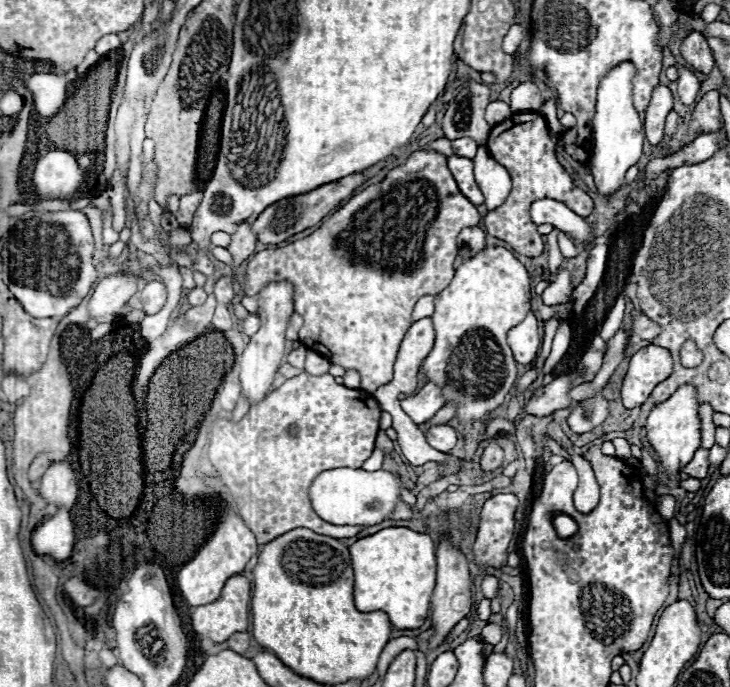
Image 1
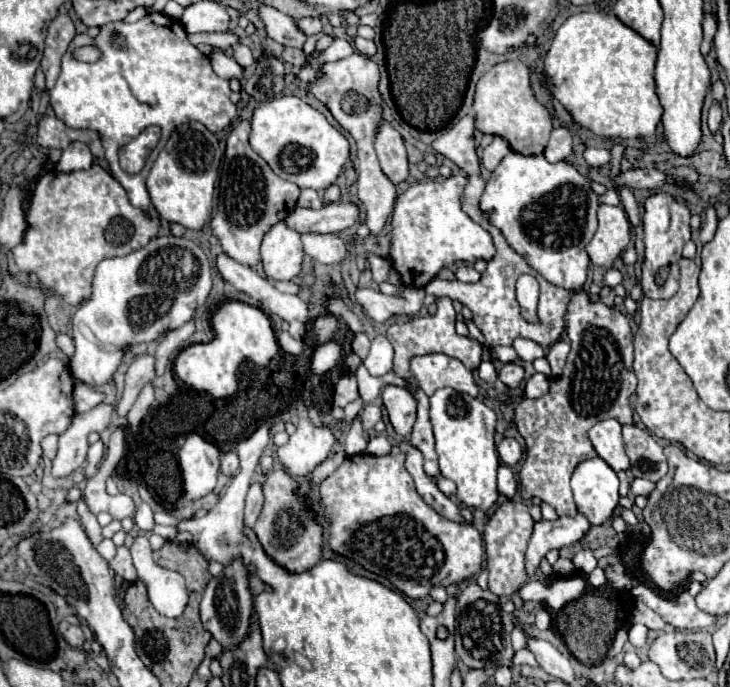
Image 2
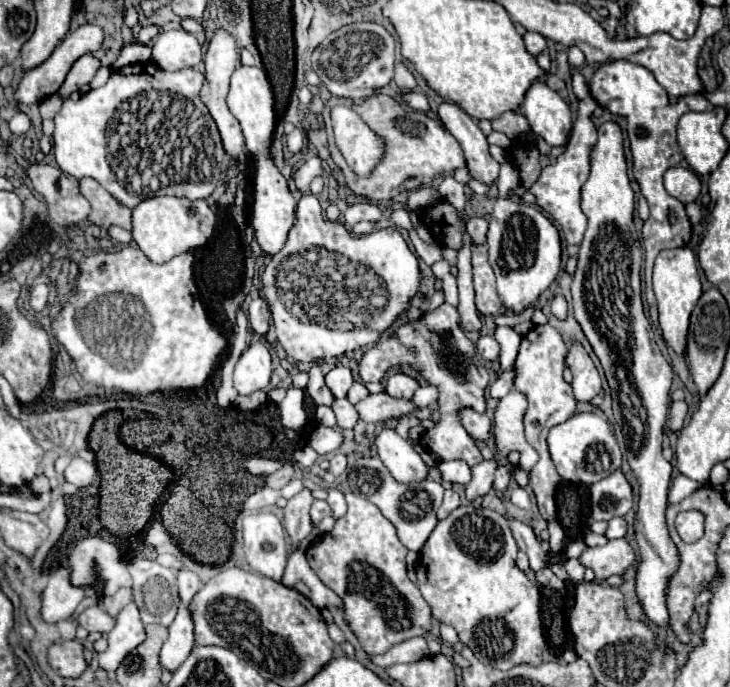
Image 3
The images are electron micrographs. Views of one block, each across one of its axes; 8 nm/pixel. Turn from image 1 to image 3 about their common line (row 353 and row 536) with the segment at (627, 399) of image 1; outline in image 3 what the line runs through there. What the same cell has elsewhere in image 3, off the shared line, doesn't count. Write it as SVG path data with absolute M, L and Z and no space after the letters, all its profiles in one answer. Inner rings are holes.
M604 122L598 128L598 142L592 150L590 160L590 176L586 184L582 186L582 212L588 218L588 228L584 234L584 240L580 244L578 252L578 268L574 272L572 280L572 306L574 306L574 318L582 326L590 346L594 348L606 380L612 390L614 400L614 418L622 426L624 438L626 438L626 452L624 458L630 462L630 468L638 476L640 482L640 506L636 512L636 542L640 546L640 564L638 564L638 580L636 590L638 598L642 602L642 608L654 624L660 628L668 624L668 608L666 608L666 584L668 578L674 574L678 566L676 546L670 540L668 528L666 528L666 496L668 496L668 484L672 474L672 464L662 458L662 426L666 424L668 414L668 394L672 386L672 368L662 356L660 348L652 340L652 328L650 322L644 316L642 310L642 298L640 298L640 268L642 268L642 246L638 240L638 234L634 230L632 214L634 214L634 192L630 188L630 180L626 174L626 158L624 158L624 136L616 122Z

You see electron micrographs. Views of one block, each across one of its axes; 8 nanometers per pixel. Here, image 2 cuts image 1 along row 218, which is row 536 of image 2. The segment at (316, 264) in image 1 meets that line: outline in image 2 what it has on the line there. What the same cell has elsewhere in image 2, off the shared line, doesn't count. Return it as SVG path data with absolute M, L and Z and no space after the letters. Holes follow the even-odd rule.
M402 452L396 456L348 456L342 466L320 484L320 498L326 510L326 520L330 524L328 546L336 554L360 564L368 572L386 578L400 594L416 600L428 596L432 586L448 588L450 584L472 580L482 570L484 548L482 538L474 526L450 522L428 504L424 504L424 500L416 494L404 460L406 456Z

